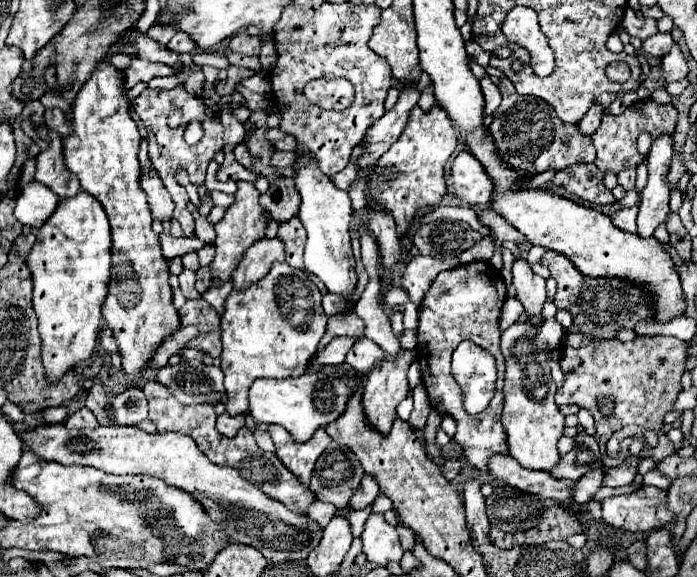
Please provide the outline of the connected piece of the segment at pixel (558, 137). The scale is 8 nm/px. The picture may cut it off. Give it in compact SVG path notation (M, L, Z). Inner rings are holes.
M502 79L498 89L502 93L502 103L494 111L490 133L494 137L498 153L508 165L524 173L542 173L546 169L566 169L574 163L594 161L596 151L592 139L588 135L582 135L578 125L560 121L552 105L538 97L518 95L510 79Z

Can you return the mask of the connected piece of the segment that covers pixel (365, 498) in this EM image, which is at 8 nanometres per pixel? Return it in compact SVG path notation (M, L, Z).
M364 475L362 483L358 485L358 491L350 499L350 505L352 505L352 509L364 509L376 497L378 497L378 483L374 483L374 479L370 479L370 475Z

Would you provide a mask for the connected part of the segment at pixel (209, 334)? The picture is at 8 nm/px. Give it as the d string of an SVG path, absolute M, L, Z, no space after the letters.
M186 299L184 307L178 309L180 313L180 325L194 325L198 327L198 335L188 341L186 347L208 351L212 357L218 357L220 347L220 315L218 311L206 303L204 299Z

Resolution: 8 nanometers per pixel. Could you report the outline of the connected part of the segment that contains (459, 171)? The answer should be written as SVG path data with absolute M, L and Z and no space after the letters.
M462 151L456 155L448 173L448 181L452 183L454 195L458 199L464 199L474 207L490 203L492 179L486 175L486 171L472 153Z

